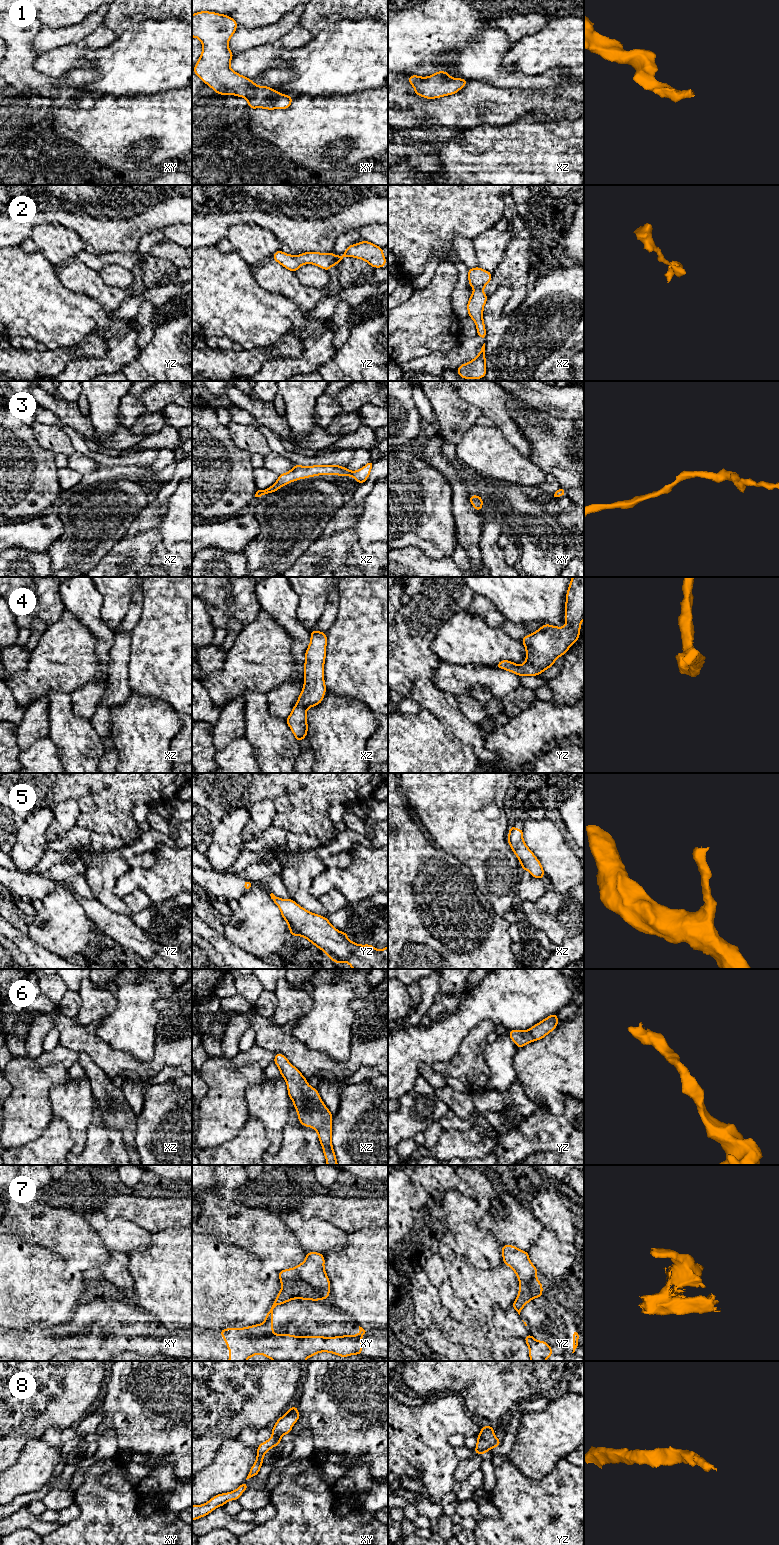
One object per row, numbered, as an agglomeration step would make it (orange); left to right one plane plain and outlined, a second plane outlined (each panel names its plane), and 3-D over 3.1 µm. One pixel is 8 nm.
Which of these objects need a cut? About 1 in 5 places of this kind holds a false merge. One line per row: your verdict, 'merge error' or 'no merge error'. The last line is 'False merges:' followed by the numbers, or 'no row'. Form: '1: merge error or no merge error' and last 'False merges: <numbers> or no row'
1: no merge error
2: no merge error
3: no merge error
4: no merge error
5: no merge error
6: no merge error
7: merge error
8: no merge error
False merges: 7

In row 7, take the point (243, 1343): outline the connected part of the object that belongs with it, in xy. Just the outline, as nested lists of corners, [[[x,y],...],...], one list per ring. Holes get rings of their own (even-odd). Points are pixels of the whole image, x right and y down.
[[[295,1268],[281,1270],[278,1276],[282,1287],[271,1309],[267,1311],[263,1324],[219,1330],[229,1349],[228,1361],[246,1361],[256,1354],[264,1355],[273,1361],[305,1361],[319,1352],[334,1353],[341,1357],[361,1355],[363,1349],[361,1340],[366,1331],[360,1326],[357,1336],[275,1335],[273,1309],[277,1305],[293,1299],[319,1301],[328,1299],[330,1294],[329,1288],[316,1288],[301,1279]]]

